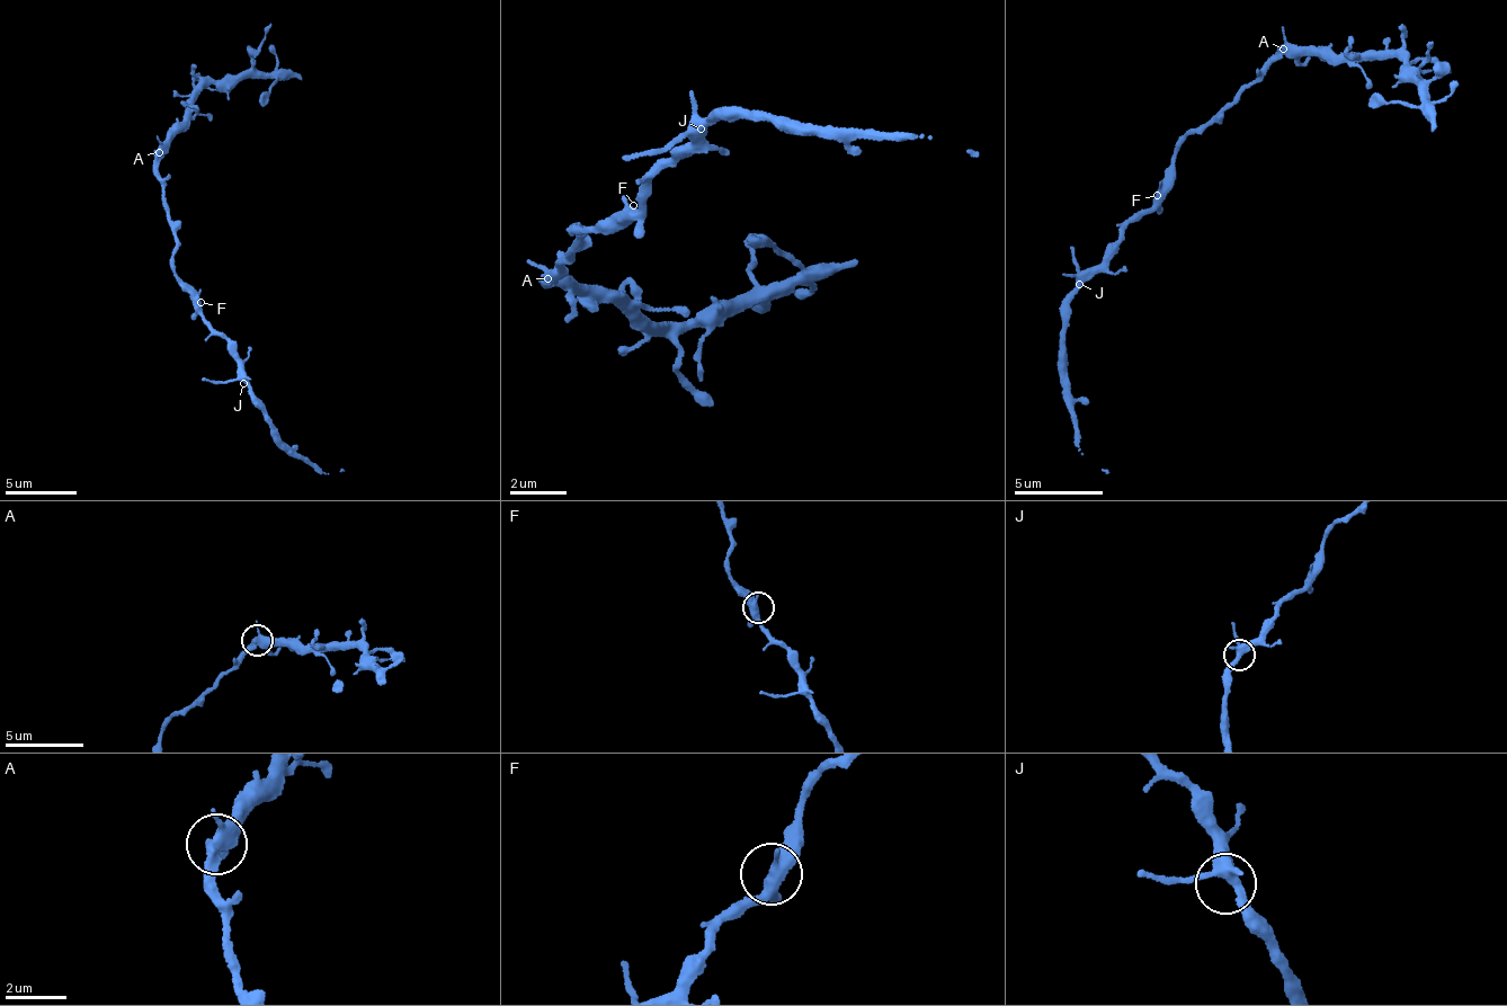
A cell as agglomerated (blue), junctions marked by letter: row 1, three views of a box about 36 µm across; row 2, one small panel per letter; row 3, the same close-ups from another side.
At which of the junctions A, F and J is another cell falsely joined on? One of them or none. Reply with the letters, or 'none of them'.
A

